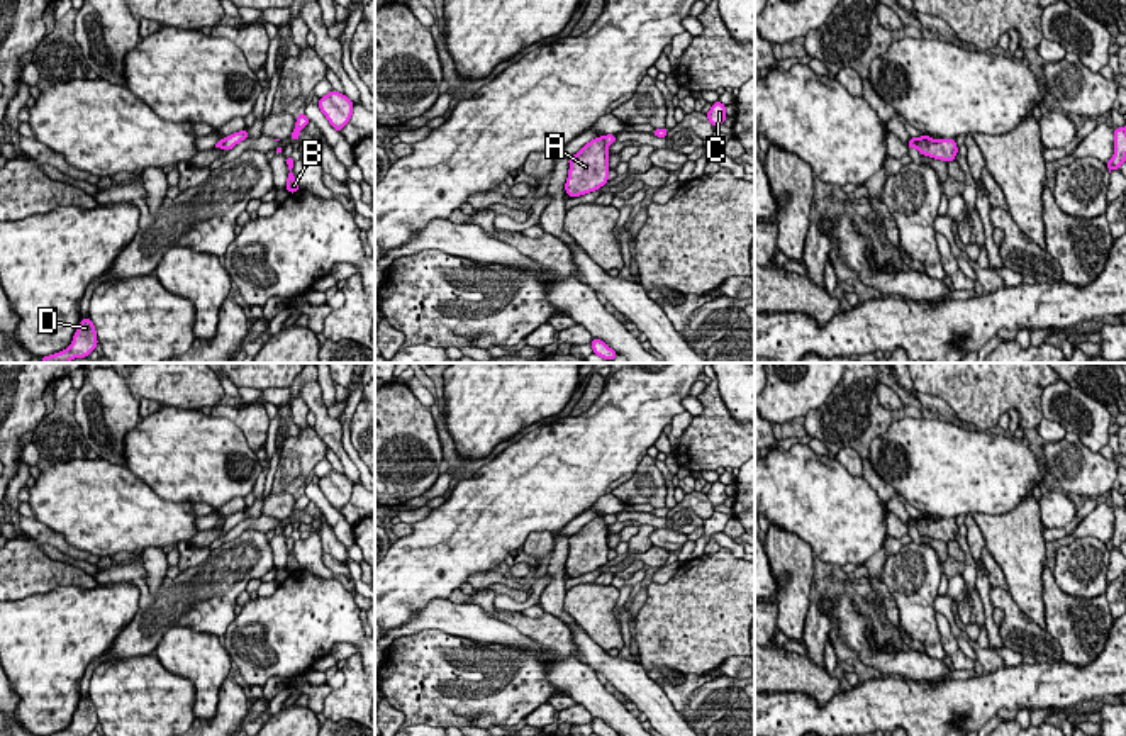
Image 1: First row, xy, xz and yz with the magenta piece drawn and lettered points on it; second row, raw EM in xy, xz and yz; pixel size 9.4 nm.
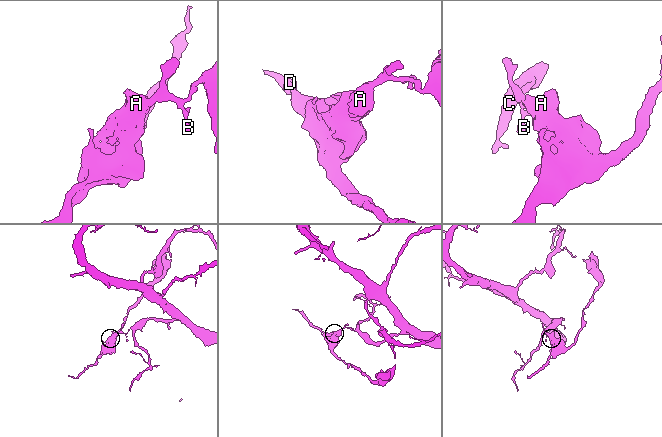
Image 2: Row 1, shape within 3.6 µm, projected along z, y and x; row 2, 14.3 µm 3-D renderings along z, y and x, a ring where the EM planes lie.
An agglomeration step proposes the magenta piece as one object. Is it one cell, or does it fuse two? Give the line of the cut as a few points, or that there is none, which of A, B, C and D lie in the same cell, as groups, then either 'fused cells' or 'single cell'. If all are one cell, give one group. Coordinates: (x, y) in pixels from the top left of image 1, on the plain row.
cut in xz along (602, 516), (606, 524); A D / B C; fused cells

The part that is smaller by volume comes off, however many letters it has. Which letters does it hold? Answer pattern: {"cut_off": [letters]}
{"cut_off": ["A", "D"]}

